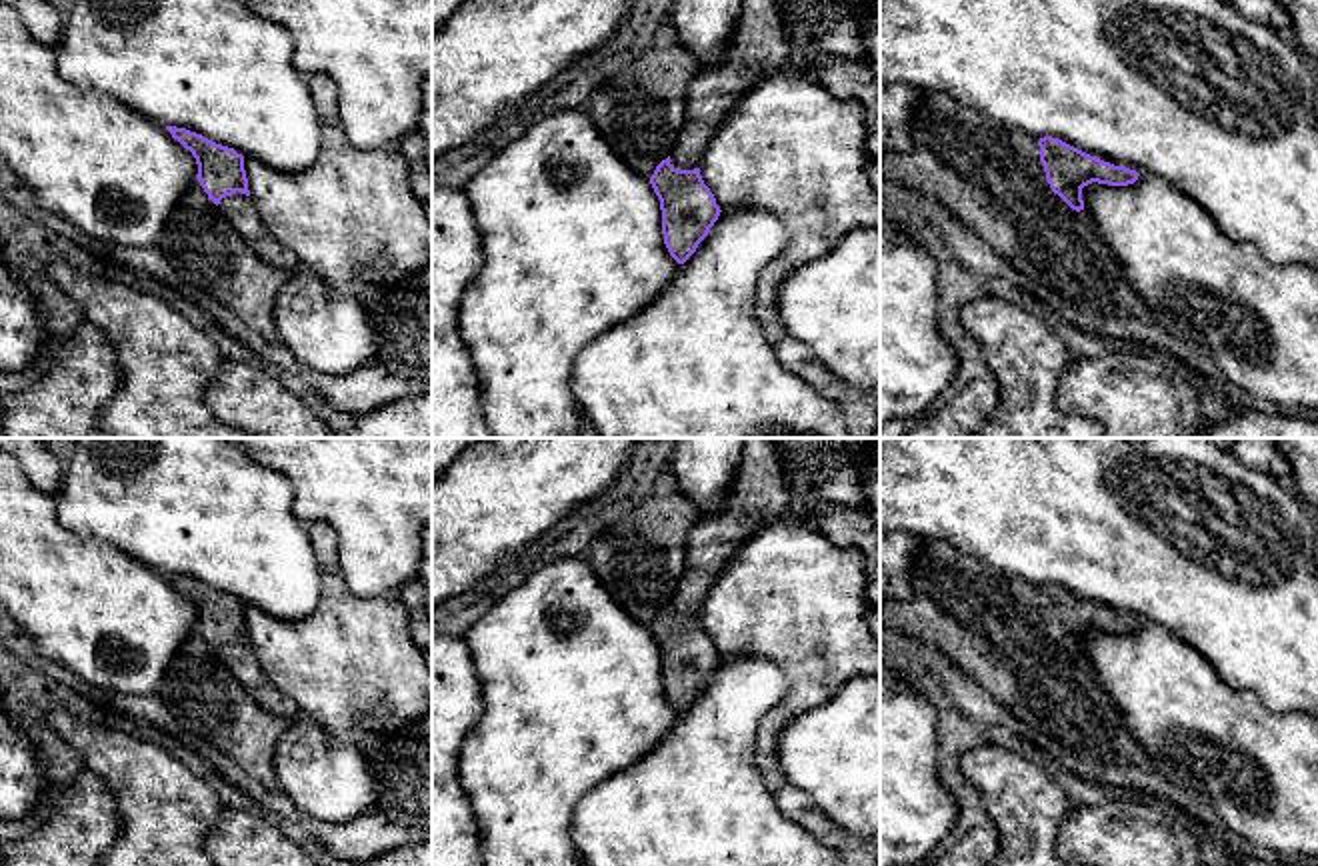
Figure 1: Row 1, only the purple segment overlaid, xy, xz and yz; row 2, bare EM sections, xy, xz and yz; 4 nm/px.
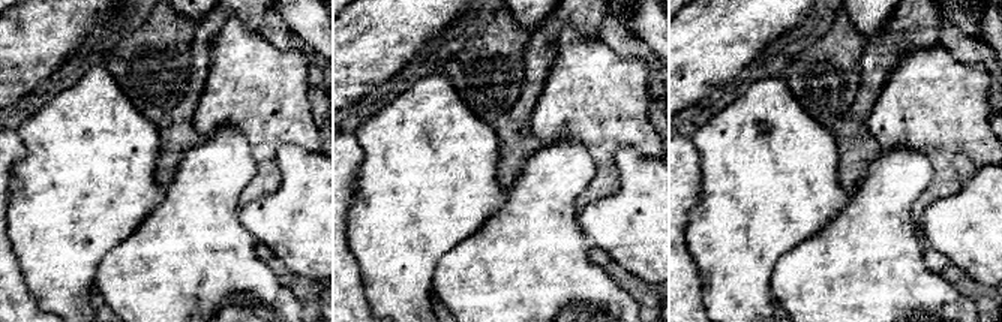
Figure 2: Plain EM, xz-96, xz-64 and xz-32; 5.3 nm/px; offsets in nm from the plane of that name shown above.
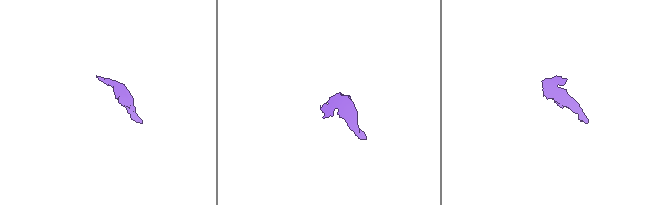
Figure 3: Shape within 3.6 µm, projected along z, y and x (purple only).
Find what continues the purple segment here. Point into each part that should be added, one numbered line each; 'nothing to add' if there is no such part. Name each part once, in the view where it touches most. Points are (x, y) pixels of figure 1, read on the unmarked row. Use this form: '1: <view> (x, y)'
1: xy (238, 656)

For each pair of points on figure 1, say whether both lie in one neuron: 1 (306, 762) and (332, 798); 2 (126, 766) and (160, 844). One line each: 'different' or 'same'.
1: same
2: same

